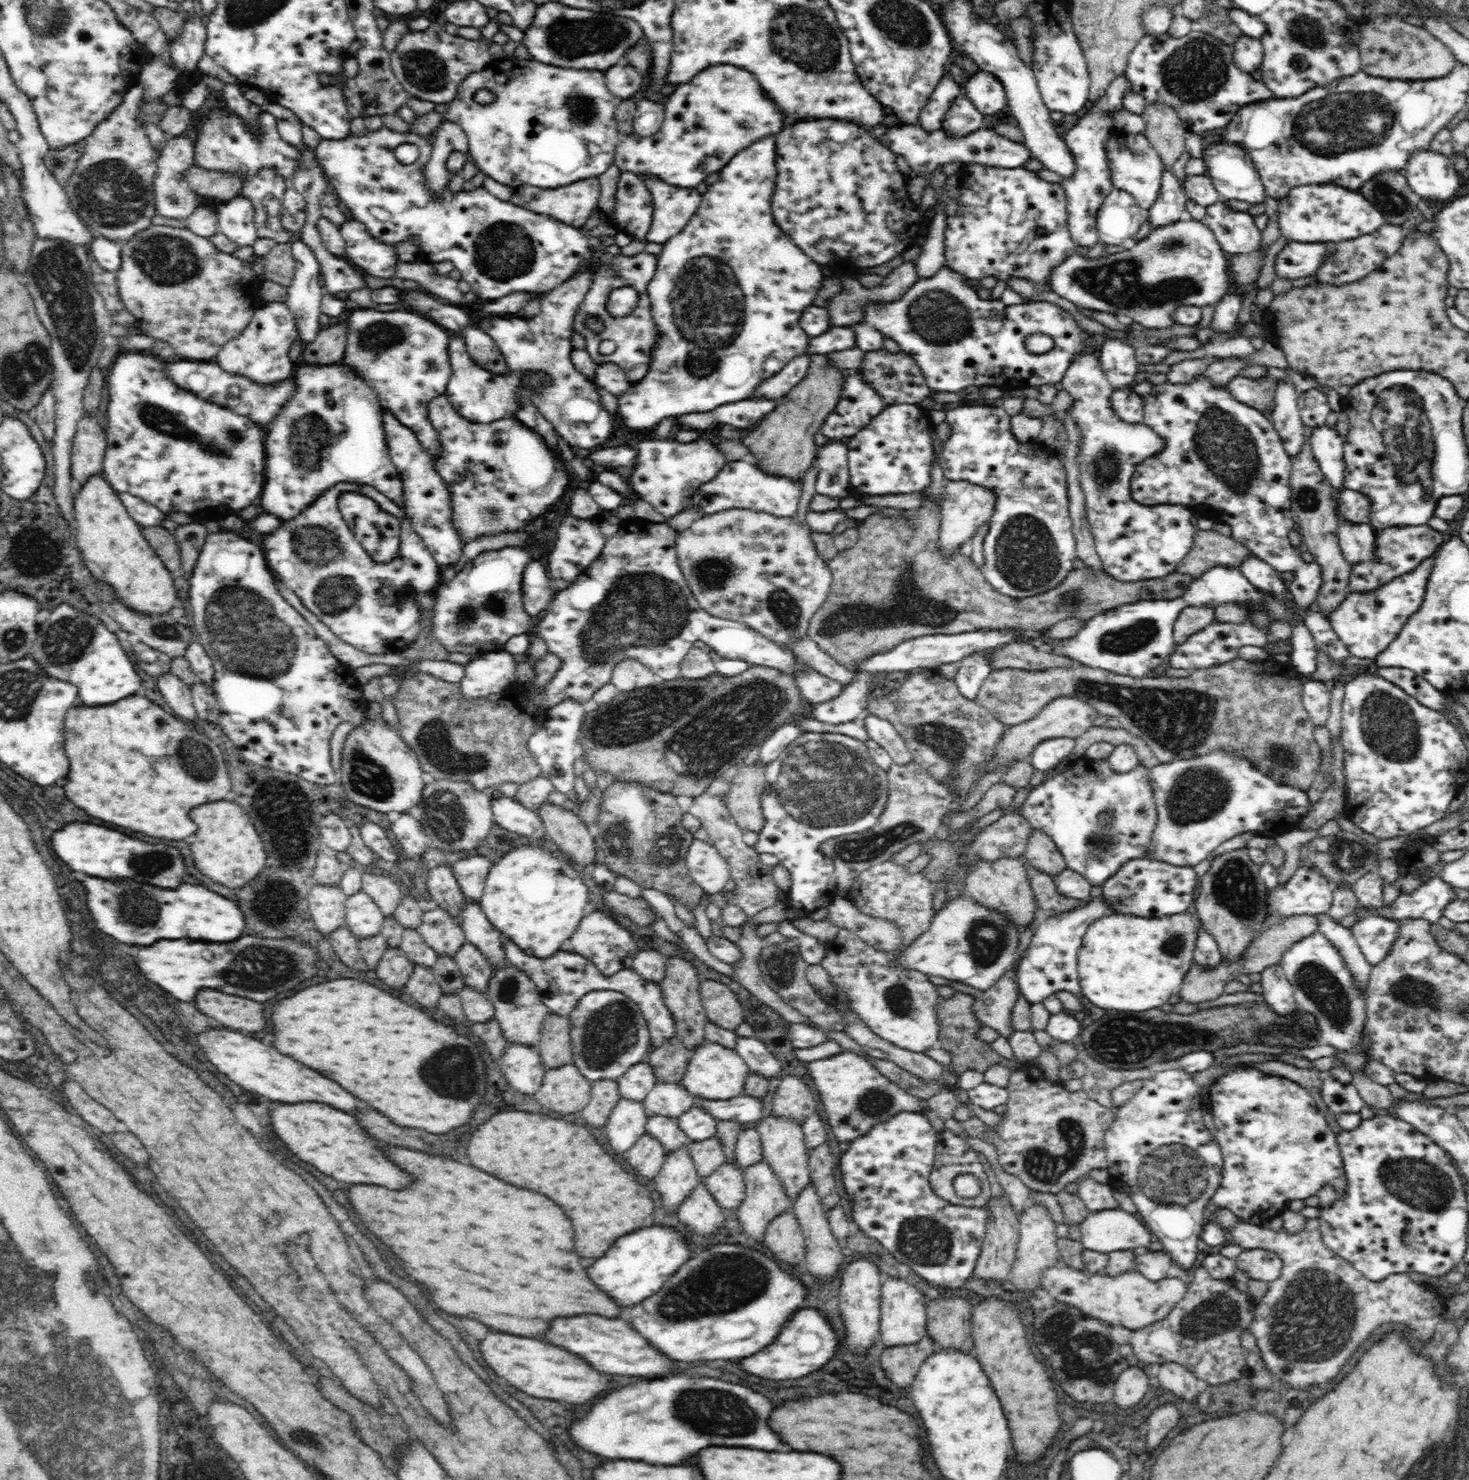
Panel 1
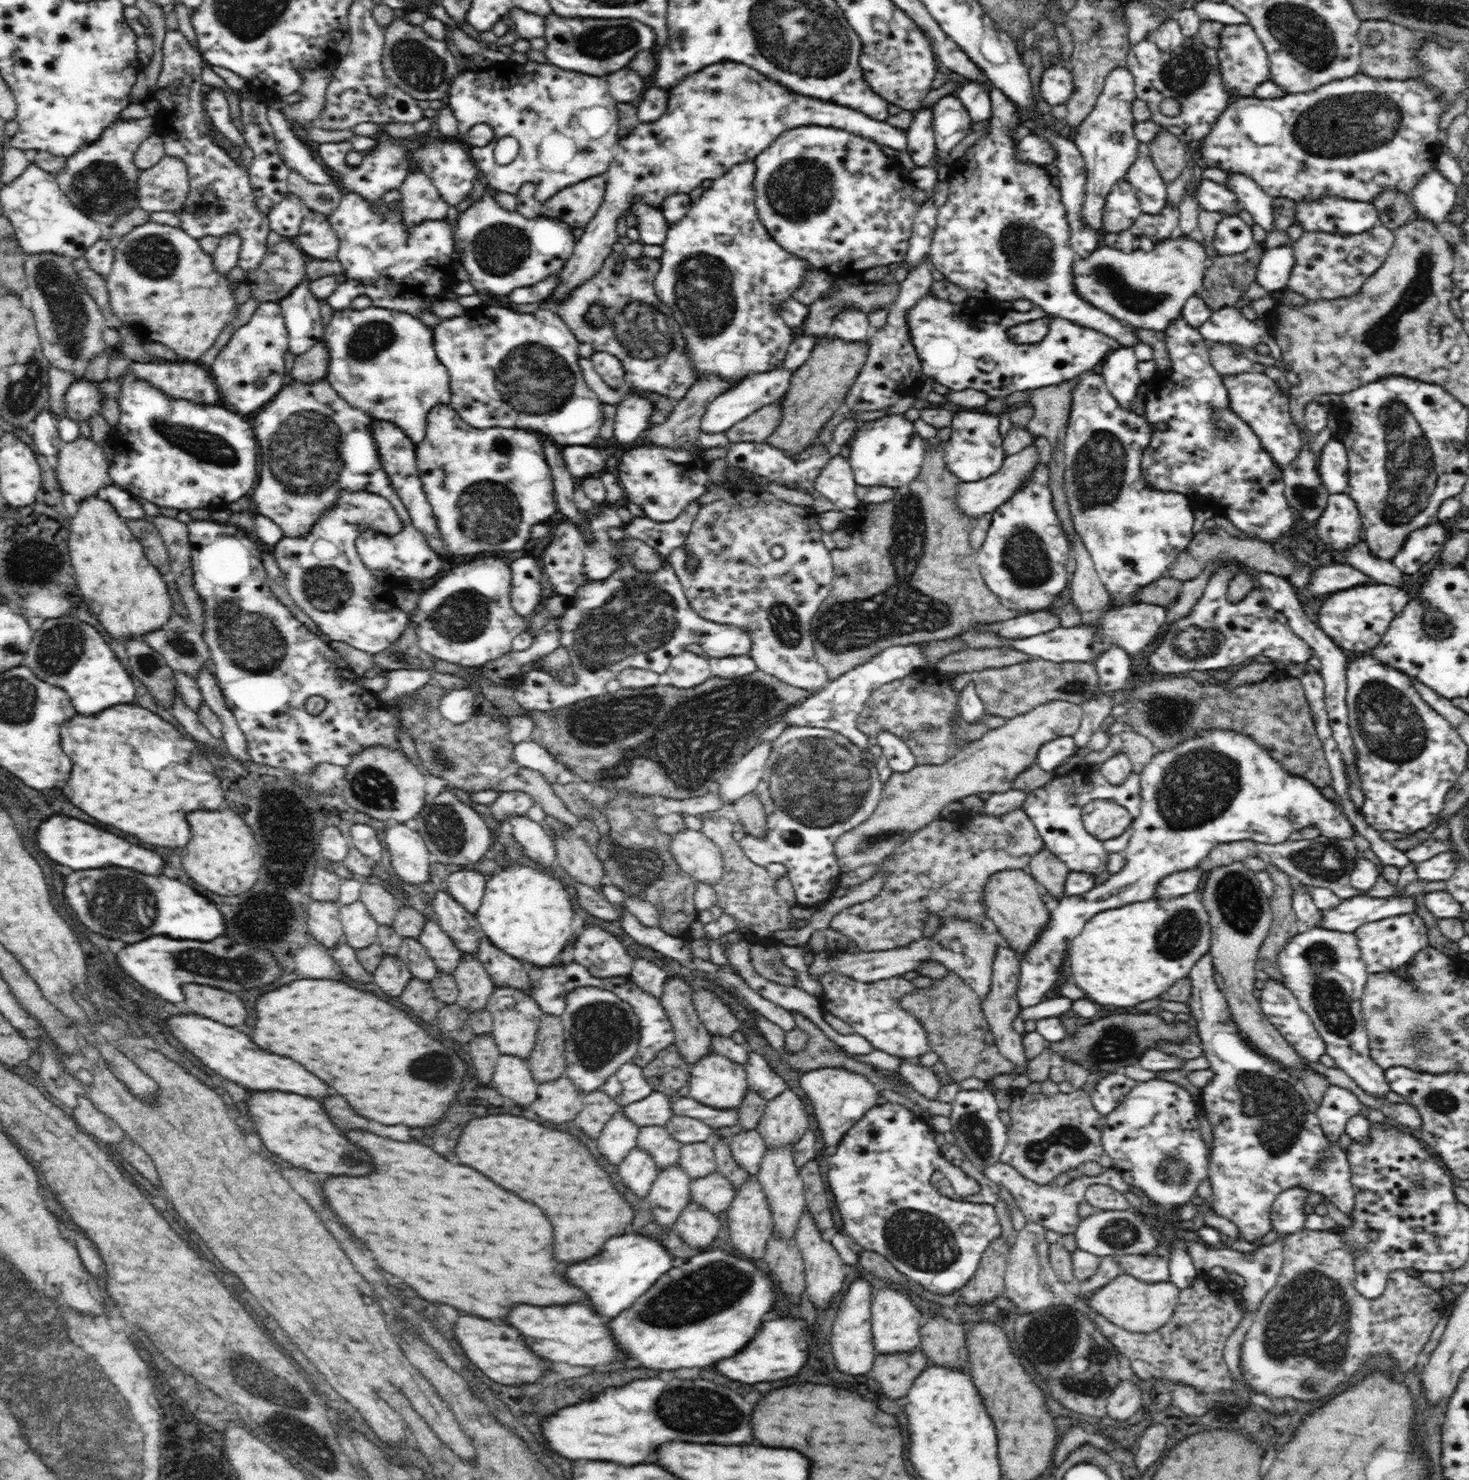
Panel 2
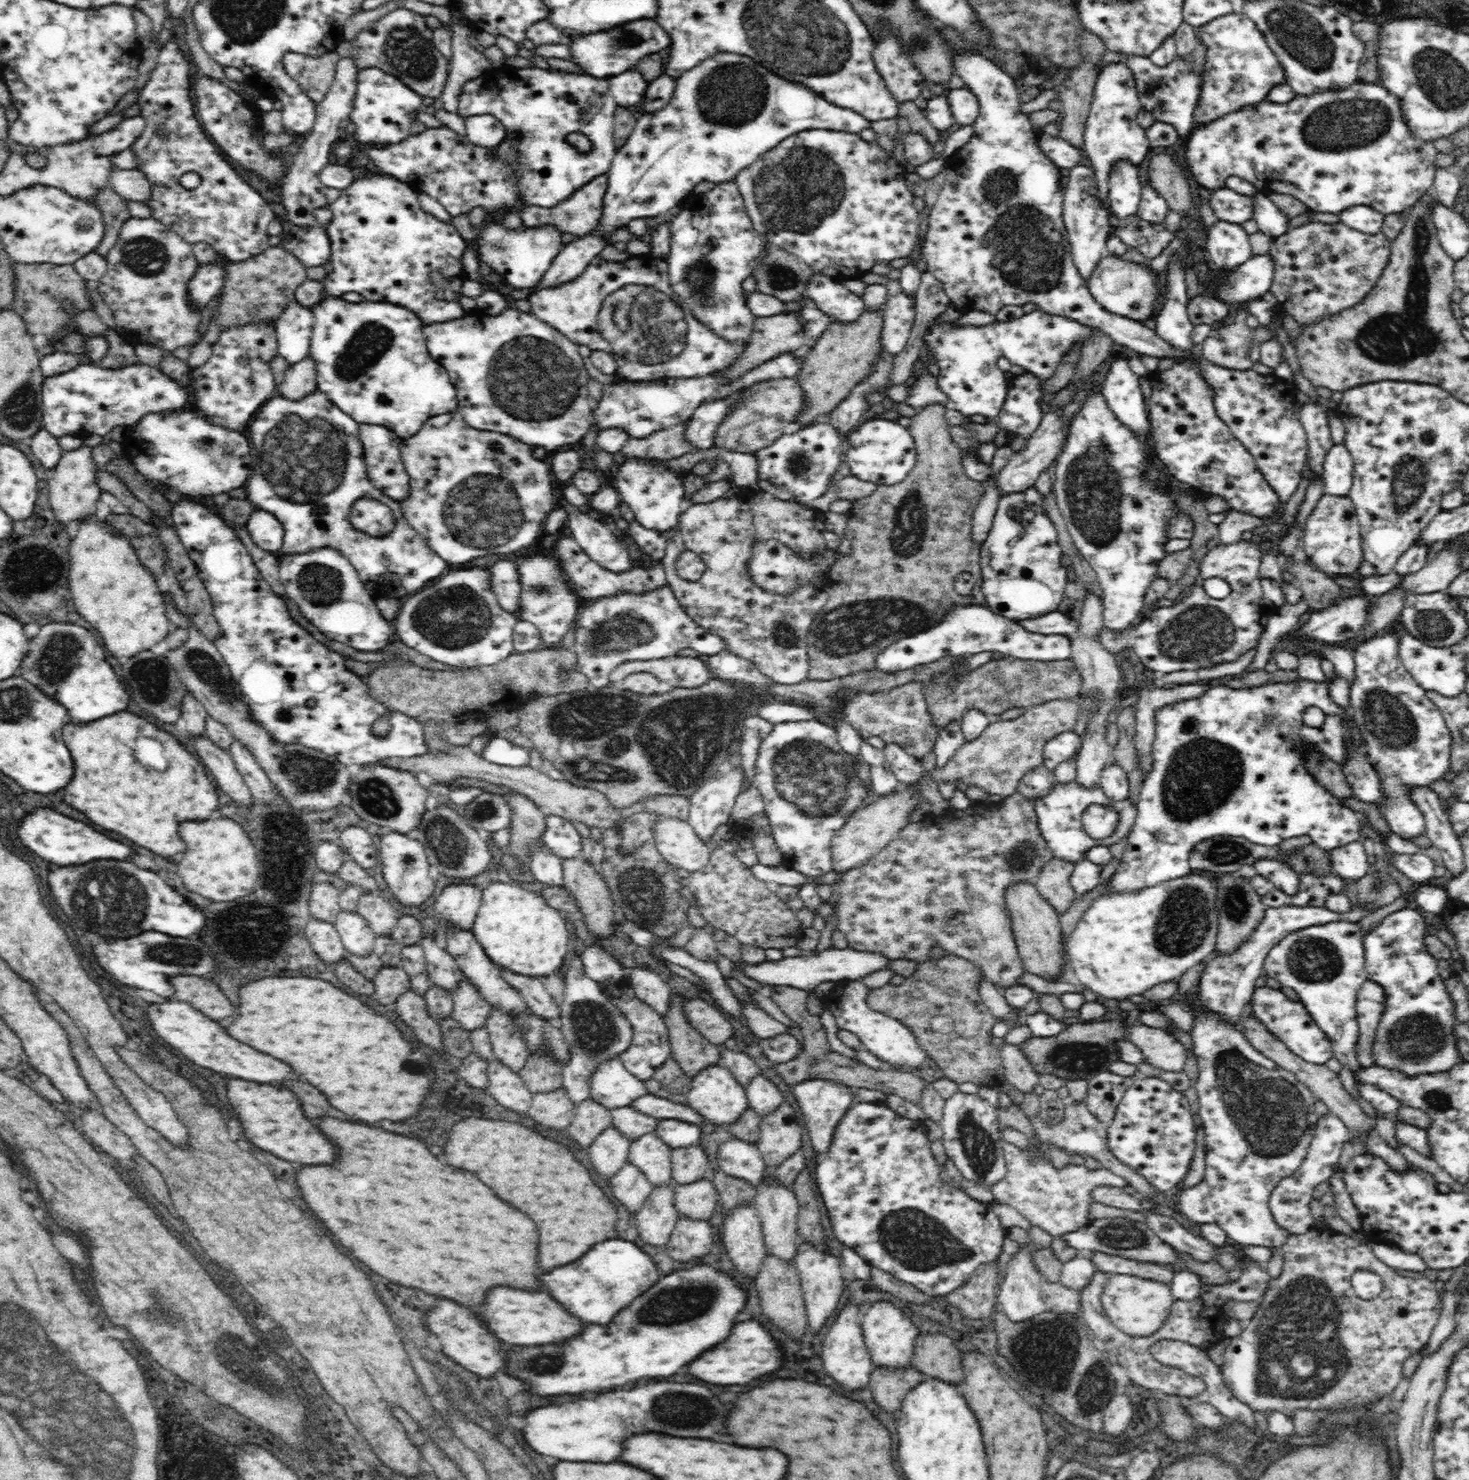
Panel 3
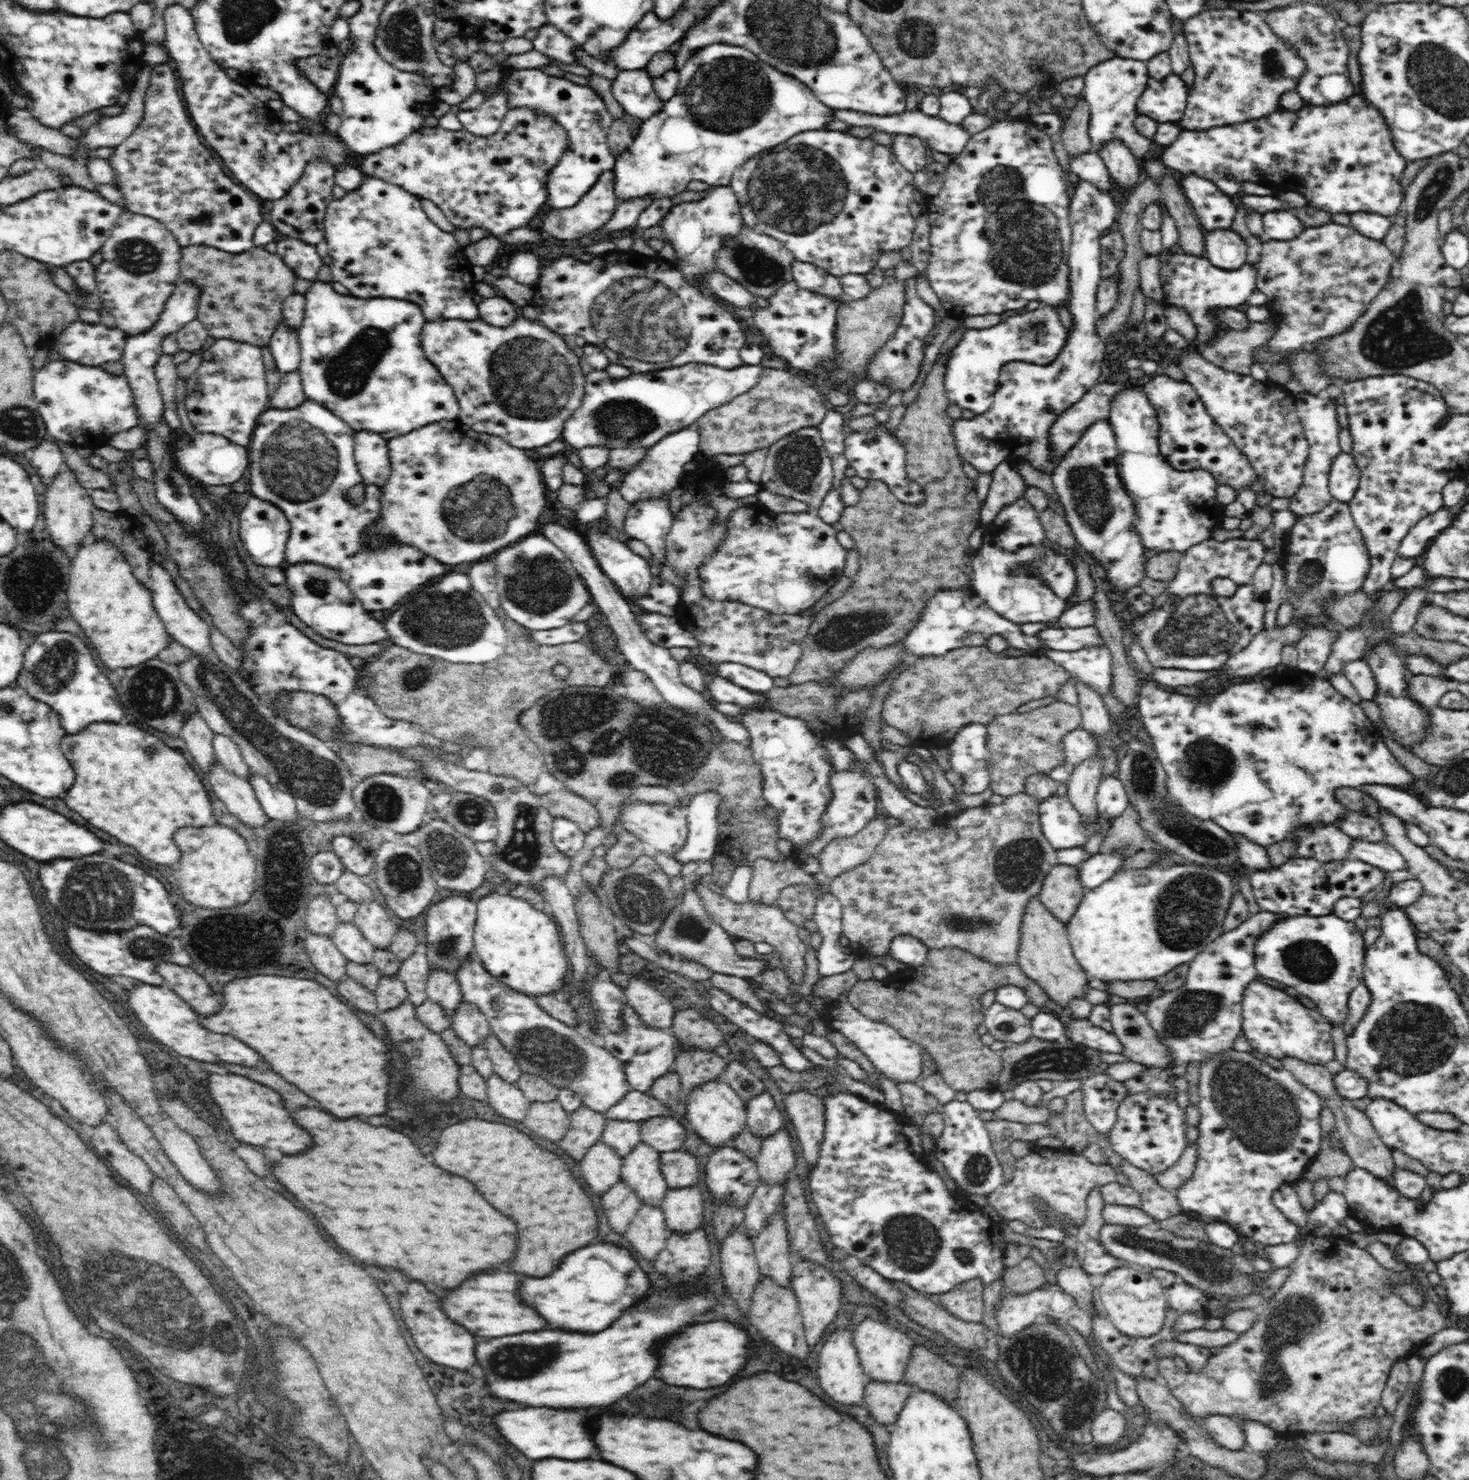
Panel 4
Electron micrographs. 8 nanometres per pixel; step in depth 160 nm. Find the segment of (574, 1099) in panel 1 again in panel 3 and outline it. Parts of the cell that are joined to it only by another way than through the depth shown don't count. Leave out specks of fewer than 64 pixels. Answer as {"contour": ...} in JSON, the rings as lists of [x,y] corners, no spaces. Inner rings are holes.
{"contour":[[[559,1087],[558,1090],[533,1094],[528,1116],[546,1128],[566,1130],[574,1121],[576,1103],[570,1100],[569,1094]]]}

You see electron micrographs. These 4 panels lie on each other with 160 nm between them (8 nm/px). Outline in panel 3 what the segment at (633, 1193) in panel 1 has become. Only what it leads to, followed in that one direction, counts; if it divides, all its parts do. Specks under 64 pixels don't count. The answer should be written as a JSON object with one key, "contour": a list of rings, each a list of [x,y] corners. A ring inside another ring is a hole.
{"contour":[[[466,1118],[454,1124],[444,1154],[446,1154],[444,1158],[446,1164],[478,1174],[478,1178],[482,1178],[482,1182],[486,1182],[486,1186],[490,1186],[490,1190],[498,1194],[498,1198],[506,1198],[506,1202],[518,1206],[518,1210],[526,1210],[526,1214],[534,1218],[534,1224],[538,1226],[540,1234],[538,1256],[542,1262],[542,1270],[550,1272],[554,1266],[578,1260],[594,1244],[604,1242],[608,1234],[614,1230],[614,1224],[618,1220],[616,1208],[606,1198],[606,1194],[594,1184],[590,1172],[566,1150],[566,1146],[542,1138],[526,1126],[500,1120]]]}

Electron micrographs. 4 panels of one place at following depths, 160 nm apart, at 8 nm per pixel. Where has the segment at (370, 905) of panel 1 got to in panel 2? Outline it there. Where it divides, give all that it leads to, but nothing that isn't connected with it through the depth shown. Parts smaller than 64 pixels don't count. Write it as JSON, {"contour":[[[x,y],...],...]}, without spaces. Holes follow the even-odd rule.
{"contour":[[[360,900],[340,905],[339,917],[343,926],[344,942],[360,949],[377,942],[380,925],[372,918]]]}

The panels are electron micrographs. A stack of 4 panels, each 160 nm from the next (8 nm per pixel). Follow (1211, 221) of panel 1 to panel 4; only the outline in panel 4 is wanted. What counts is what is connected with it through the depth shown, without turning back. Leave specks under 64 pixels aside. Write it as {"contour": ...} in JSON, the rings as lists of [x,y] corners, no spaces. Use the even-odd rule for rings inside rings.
{"contour":[[[1230,230],[1204,231],[1204,256],[1219,269],[1238,270],[1247,263],[1247,243]]]}

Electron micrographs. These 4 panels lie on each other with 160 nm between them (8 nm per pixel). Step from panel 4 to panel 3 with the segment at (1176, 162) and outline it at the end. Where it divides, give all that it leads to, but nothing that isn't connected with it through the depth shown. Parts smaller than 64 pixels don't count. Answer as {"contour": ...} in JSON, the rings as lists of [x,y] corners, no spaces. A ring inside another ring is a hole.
{"contour":[[[1352,83],[1350,87],[1336,88],[1334,91],[1315,92],[1314,95],[1297,95],[1290,102],[1278,104],[1275,102],[1258,102],[1254,106],[1242,106],[1240,110],[1231,111],[1224,114],[1222,118],[1212,122],[1201,124],[1188,137],[1182,140],[1184,144],[1184,160],[1192,176],[1200,186],[1209,189],[1226,187],[1226,178],[1229,176],[1239,176],[1242,180],[1252,183],[1258,191],[1282,193],[1293,196],[1302,201],[1308,209],[1313,212],[1330,212],[1330,214],[1340,214],[1342,210],[1350,206],[1371,206],[1374,210],[1383,215],[1405,213],[1412,207],[1424,193],[1431,191],[1436,174],[1436,148],[1434,144],[1426,142],[1425,139],[1417,138],[1412,130],[1409,130],[1408,122],[1405,121],[1401,111],[1401,102],[1398,97],[1394,97],[1389,88],[1378,83]]]}

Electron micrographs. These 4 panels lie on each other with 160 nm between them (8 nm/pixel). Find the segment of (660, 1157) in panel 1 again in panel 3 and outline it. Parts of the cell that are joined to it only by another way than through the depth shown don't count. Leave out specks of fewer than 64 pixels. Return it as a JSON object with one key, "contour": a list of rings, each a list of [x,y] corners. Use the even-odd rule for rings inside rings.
{"contour":[[[628,1161],[614,1174],[614,1178],[610,1180],[610,1188],[612,1188],[610,1190],[612,1196],[620,1204],[624,1204],[628,1212],[635,1214],[639,1211],[641,1204],[644,1204],[654,1186],[636,1165]]]}

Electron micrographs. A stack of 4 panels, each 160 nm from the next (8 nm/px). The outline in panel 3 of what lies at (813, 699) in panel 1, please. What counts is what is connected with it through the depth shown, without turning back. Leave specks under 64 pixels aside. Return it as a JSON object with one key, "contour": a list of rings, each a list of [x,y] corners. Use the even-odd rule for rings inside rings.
{"contour":[[[734,488],[732,492],[726,494],[726,497],[714,500],[714,502],[688,503],[687,510],[678,520],[676,532],[666,544],[665,554],[659,557],[660,562],[664,566],[667,582],[673,593],[676,594],[678,602],[696,624],[702,626],[702,629],[710,634],[722,636],[722,639],[726,640],[726,647],[732,654],[753,662],[758,670],[770,677],[773,682],[783,685],[797,685],[809,677],[807,642],[814,617],[822,610],[828,600],[826,581],[823,583],[811,581],[808,584],[800,584],[790,594],[770,594],[767,590],[753,583],[754,579],[748,575],[748,560],[752,556],[752,544],[756,540],[760,542],[760,540],[776,538],[784,546],[790,548],[796,557],[811,562],[812,566],[818,566],[818,558],[828,548],[825,542],[826,514],[822,511],[806,508],[805,504],[775,498],[761,488],[756,490]],[[684,550],[692,550],[694,554],[698,554],[706,565],[706,571],[696,582],[682,580],[677,574],[676,561]]]}

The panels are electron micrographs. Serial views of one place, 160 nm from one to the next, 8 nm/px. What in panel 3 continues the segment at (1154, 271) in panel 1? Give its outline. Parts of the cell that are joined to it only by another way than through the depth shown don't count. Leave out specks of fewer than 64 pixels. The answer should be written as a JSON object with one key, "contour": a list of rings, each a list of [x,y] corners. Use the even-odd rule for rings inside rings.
{"contour":[[[1106,254],[1086,280],[1089,292],[1104,310],[1120,316],[1128,316],[1132,320],[1146,320],[1156,314],[1162,298],[1162,286],[1158,280],[1150,276],[1148,268],[1142,268],[1133,261],[1118,258],[1114,254]]]}

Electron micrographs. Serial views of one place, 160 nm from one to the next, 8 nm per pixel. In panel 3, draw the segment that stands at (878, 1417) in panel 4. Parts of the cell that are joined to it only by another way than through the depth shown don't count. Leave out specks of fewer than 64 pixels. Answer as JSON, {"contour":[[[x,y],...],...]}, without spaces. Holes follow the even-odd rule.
{"contour":[[[911,1365],[899,1368],[878,1366],[871,1376],[870,1392],[876,1404],[886,1412],[896,1412],[906,1393],[929,1378],[927,1374],[922,1374],[922,1371]]]}

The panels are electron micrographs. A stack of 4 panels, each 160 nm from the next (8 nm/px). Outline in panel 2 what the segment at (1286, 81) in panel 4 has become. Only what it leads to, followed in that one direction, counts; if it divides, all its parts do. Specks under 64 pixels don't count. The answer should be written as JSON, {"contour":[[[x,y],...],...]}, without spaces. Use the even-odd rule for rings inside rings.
{"contour":[[[1250,24],[1224,25],[1220,32],[1220,46],[1217,50],[1222,79],[1225,80],[1226,88],[1229,88],[1234,100],[1253,97],[1257,87],[1271,80],[1266,50]]]}

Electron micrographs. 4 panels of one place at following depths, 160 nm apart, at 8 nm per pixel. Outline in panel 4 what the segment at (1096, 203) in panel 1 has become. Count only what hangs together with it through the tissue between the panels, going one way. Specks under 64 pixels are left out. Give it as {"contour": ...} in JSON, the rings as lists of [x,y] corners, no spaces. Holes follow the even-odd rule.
{"contour":[[[1112,58],[1099,63],[1090,69],[1084,78],[1082,94],[1086,98],[1090,111],[1088,134],[1090,135],[1091,152],[1099,154],[1110,141],[1122,141],[1137,160],[1144,160],[1150,150],[1152,139],[1142,135],[1134,121],[1137,120],[1137,101],[1149,82],[1149,70],[1146,61],[1128,58]]]}

